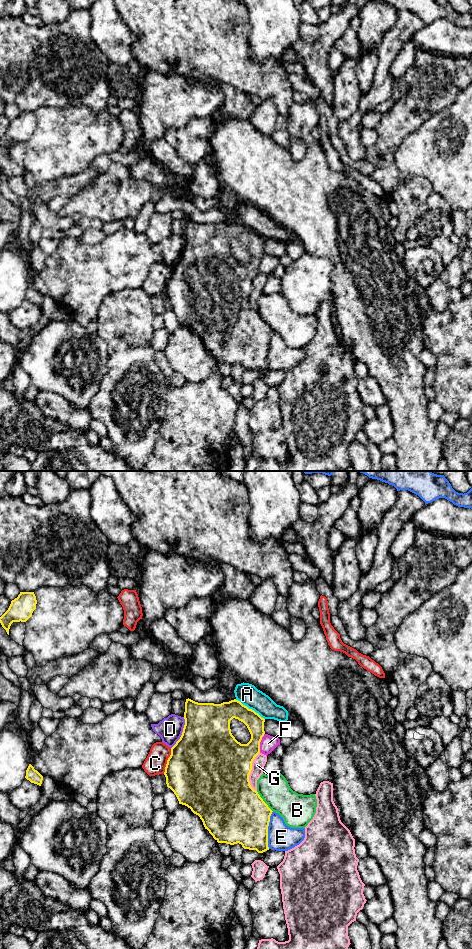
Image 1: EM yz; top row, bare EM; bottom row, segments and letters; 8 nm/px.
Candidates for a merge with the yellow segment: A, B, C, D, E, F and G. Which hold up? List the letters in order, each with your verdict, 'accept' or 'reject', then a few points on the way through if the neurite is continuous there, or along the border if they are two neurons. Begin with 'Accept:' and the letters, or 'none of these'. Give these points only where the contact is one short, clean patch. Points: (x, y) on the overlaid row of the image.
Accept: F
A: reject
B: reject
C: reject
D: reject
E: reject
F: accept
G: reject

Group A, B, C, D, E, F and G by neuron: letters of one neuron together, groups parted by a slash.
A D / B / C / E / F / G

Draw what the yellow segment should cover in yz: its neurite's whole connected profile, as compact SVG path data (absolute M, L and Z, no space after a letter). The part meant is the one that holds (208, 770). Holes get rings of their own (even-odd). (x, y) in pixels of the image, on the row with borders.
M188 698L185 702L184 719L185 725L182 735L171 748L171 755L165 767L164 775L167 787L174 792L179 804L187 806L200 817L205 829L218 843L230 845L239 843L244 849L256 850L258 853L269 850L268 826L273 811L258 792L251 787L249 775L255 757L259 753L266 756L270 754L280 745L280 739L266 734L264 731L265 719L236 699L214 704L198 703ZM233 718L247 726L251 734L251 739L247 744L241 744L232 735L230 721Z

